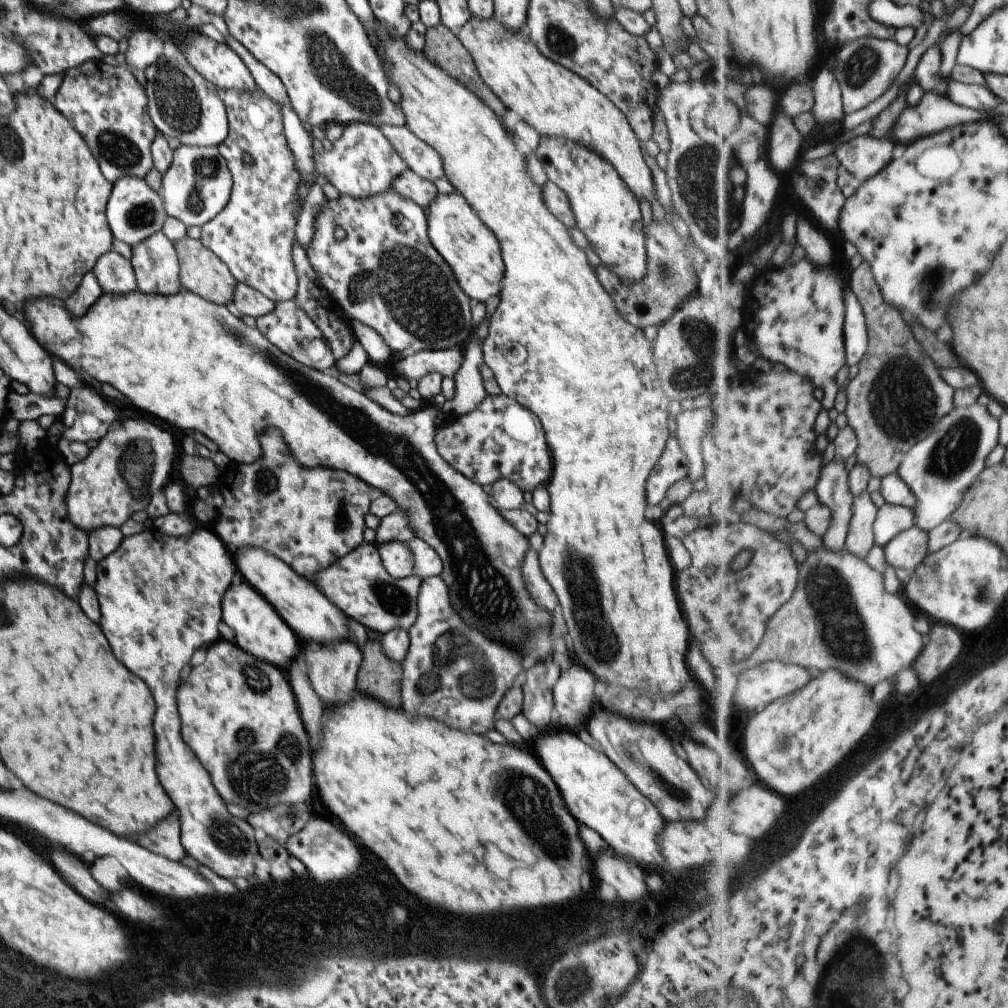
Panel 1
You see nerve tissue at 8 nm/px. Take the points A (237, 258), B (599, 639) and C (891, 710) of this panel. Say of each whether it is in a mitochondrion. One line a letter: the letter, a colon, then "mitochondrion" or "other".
A: other
B: mitochondrion
C: other

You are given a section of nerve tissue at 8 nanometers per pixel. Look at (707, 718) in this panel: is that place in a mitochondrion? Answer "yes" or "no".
no

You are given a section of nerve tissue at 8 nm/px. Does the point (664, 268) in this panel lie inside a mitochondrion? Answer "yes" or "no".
yes

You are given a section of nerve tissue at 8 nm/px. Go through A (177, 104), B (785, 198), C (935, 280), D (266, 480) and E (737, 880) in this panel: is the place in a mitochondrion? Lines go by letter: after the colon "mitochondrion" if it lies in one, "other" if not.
A: mitochondrion
B: other
C: mitochondrion
D: mitochondrion
E: other

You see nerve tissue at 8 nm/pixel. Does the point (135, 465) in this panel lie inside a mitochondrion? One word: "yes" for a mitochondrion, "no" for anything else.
yes

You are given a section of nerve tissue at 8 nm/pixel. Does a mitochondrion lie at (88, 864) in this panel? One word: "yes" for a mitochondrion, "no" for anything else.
no

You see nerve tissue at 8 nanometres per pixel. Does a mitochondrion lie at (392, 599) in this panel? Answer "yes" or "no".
yes

